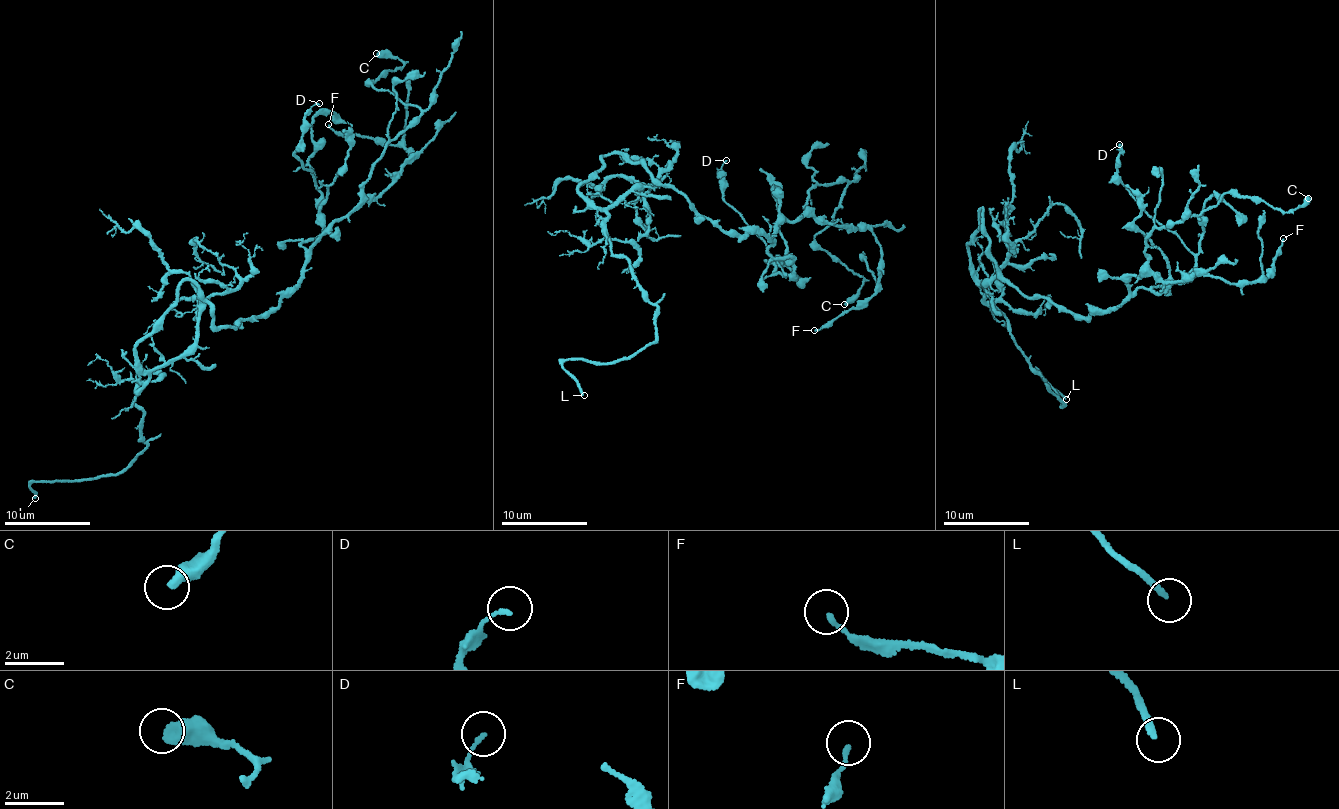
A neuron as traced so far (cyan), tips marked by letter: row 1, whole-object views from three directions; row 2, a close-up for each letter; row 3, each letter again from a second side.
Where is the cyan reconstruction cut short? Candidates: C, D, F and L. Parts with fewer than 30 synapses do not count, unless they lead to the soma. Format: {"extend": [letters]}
{"extend": ["L"]}

